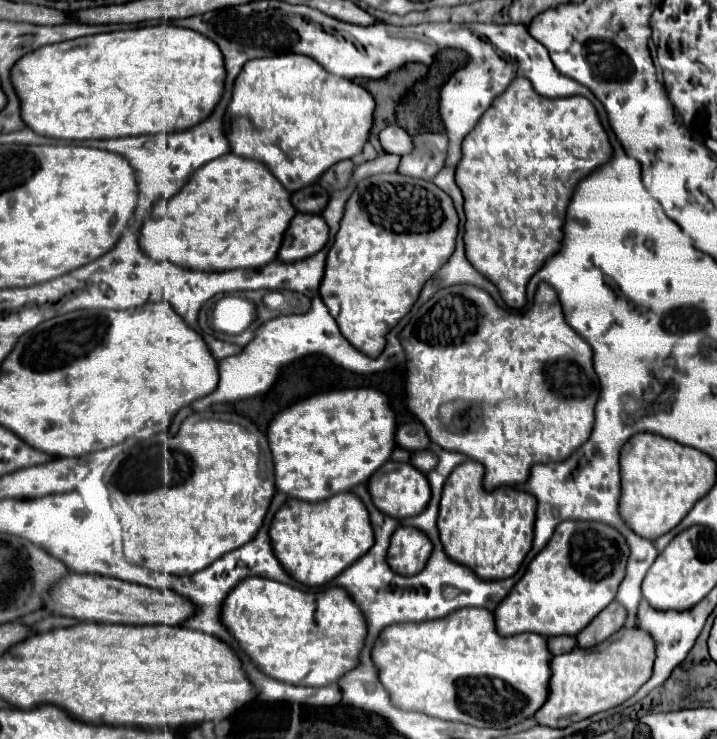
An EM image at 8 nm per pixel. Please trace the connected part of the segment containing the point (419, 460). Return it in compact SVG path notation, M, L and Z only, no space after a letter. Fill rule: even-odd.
M419 450L419 452L411 454L409 462L413 466L417 466L421 472L429 472L429 470L433 470L437 466L437 456L431 450Z

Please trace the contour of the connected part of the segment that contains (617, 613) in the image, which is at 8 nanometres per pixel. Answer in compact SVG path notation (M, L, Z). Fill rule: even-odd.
M611 602L607 608L603 608L591 624L587 624L579 634L577 634L577 646L581 648L591 648L605 638L609 638L613 632L617 632L625 622L625 610L621 604Z

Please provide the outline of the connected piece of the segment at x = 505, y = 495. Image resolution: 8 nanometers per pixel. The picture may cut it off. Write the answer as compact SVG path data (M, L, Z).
M473 460L463 462L449 474L439 504L439 538L451 560L471 568L483 580L503 580L519 570L531 550L537 502L529 492L511 486L485 492L481 480L483 466Z

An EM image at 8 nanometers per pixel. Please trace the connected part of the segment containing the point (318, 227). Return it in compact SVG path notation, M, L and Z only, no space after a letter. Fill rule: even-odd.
M295 214L285 230L277 260L297 262L319 252L329 240L329 228L319 214Z

